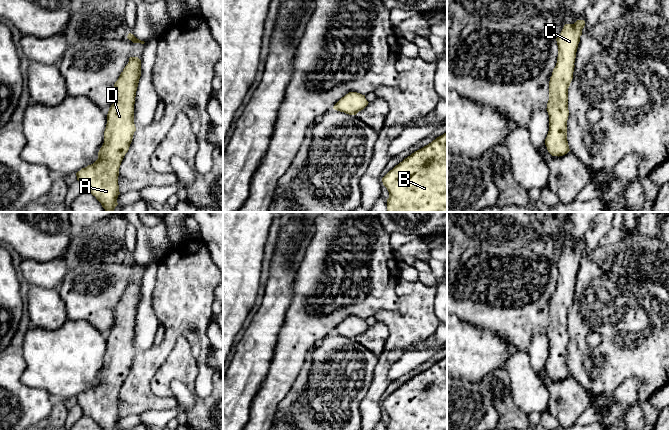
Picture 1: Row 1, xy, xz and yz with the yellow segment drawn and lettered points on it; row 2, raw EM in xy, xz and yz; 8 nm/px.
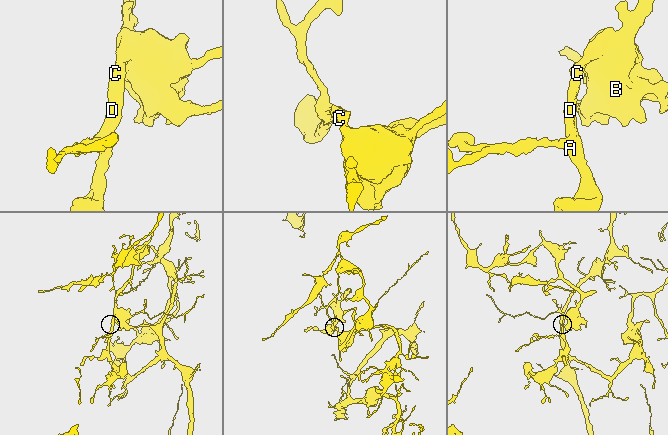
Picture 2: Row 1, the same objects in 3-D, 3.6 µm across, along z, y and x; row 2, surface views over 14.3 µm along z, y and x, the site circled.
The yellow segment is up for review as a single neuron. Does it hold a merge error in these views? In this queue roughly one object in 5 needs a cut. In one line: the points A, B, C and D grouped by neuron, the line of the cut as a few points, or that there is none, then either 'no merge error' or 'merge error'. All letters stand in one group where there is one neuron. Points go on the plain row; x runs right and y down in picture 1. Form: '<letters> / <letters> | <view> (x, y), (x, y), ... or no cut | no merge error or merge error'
A B C D | no cut | no merge error

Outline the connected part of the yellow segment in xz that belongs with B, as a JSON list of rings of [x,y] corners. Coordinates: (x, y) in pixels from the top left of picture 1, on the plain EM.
[[[447,356],[405,382],[382,406],[389,416],[387,430],[447,430]]]

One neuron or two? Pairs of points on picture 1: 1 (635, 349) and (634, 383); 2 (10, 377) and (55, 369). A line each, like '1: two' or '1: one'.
1: two
2: two

